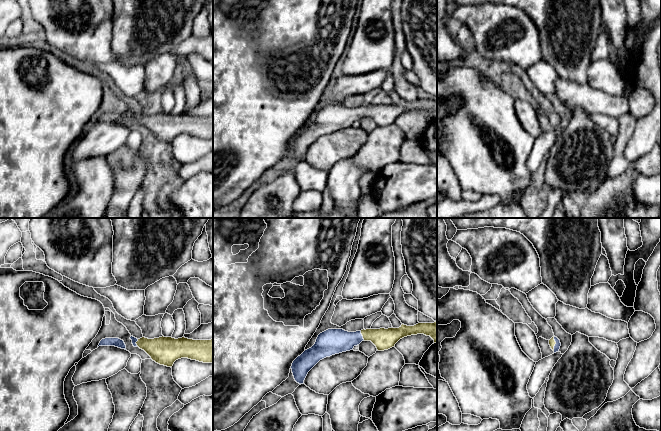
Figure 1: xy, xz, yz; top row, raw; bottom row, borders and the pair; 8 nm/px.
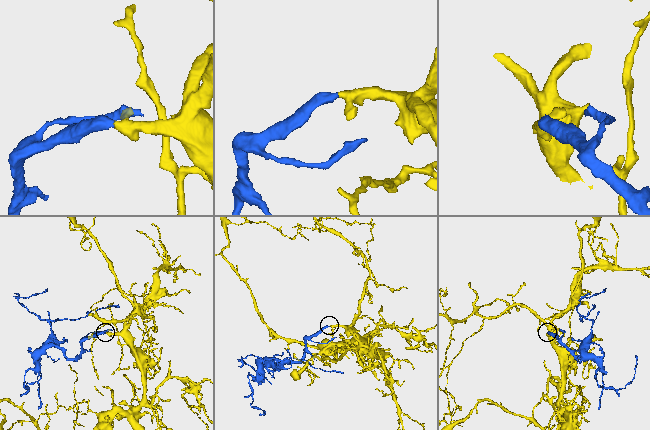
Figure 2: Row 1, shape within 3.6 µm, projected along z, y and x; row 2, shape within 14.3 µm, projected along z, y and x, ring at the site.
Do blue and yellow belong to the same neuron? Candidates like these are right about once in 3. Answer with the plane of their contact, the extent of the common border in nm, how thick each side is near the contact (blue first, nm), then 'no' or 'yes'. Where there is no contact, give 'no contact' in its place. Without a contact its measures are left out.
yz | 120 nm | 50/50 nm | yes

